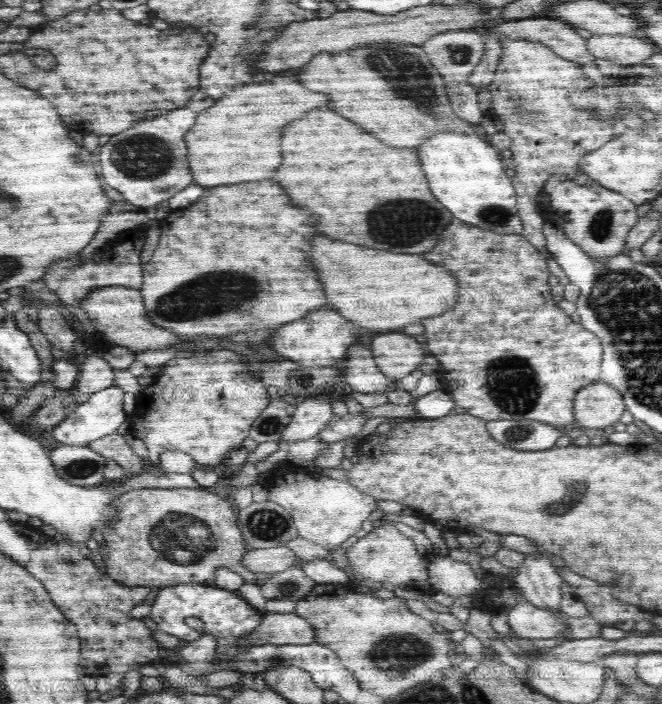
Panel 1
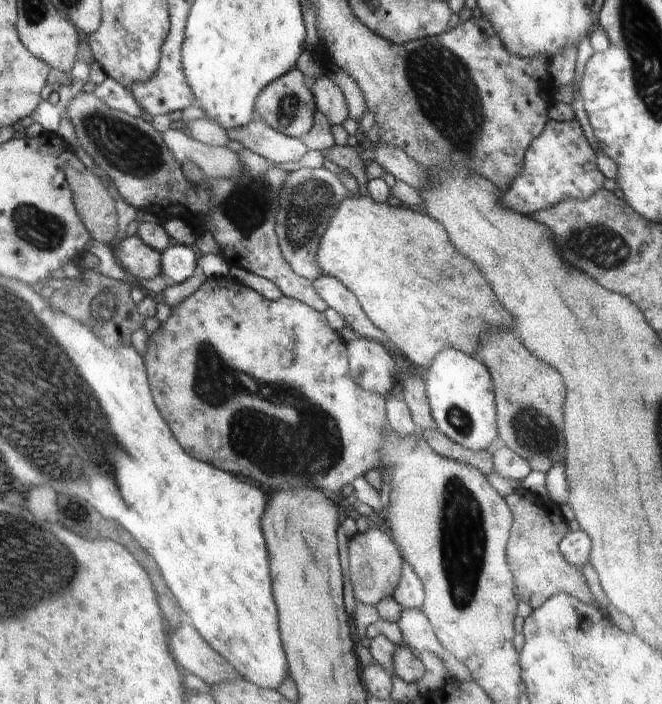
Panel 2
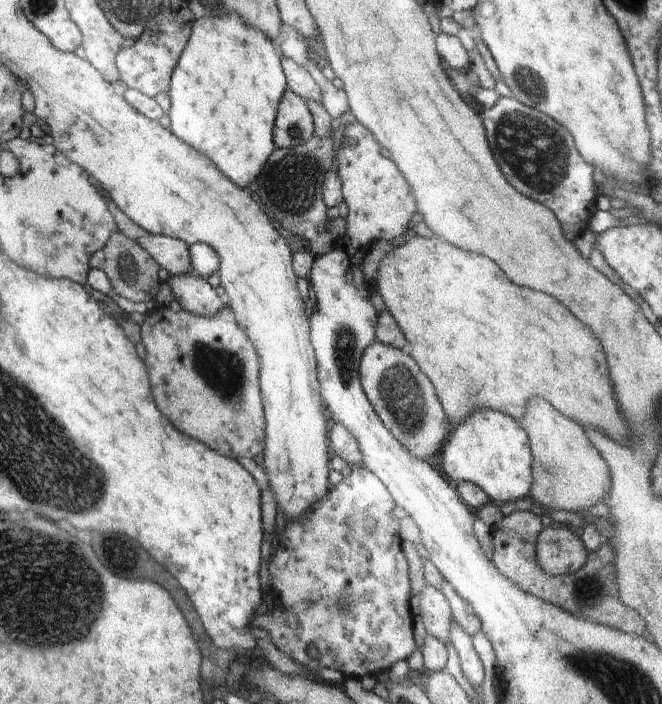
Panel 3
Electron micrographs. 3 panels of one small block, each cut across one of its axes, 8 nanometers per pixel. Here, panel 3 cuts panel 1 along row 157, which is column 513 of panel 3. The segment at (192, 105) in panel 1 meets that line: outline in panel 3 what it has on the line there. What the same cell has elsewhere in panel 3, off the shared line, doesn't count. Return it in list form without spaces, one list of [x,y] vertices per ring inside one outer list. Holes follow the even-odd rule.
[[[500,96],[496,104],[481,114],[488,144],[507,181],[520,194],[550,208],[572,241],[586,232],[596,214],[599,196],[597,172],[576,150],[572,134],[543,112],[514,98]]]

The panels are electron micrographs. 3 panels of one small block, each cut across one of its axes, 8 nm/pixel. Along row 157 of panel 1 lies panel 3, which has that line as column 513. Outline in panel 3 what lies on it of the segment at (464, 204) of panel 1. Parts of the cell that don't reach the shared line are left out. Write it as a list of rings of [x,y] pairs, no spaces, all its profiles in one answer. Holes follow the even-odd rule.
[[[476,408],[460,424],[453,426],[448,442],[442,447],[442,462],[436,464],[443,475],[456,483],[475,484],[500,504],[530,497],[532,458],[526,432],[510,416],[498,410]]]

